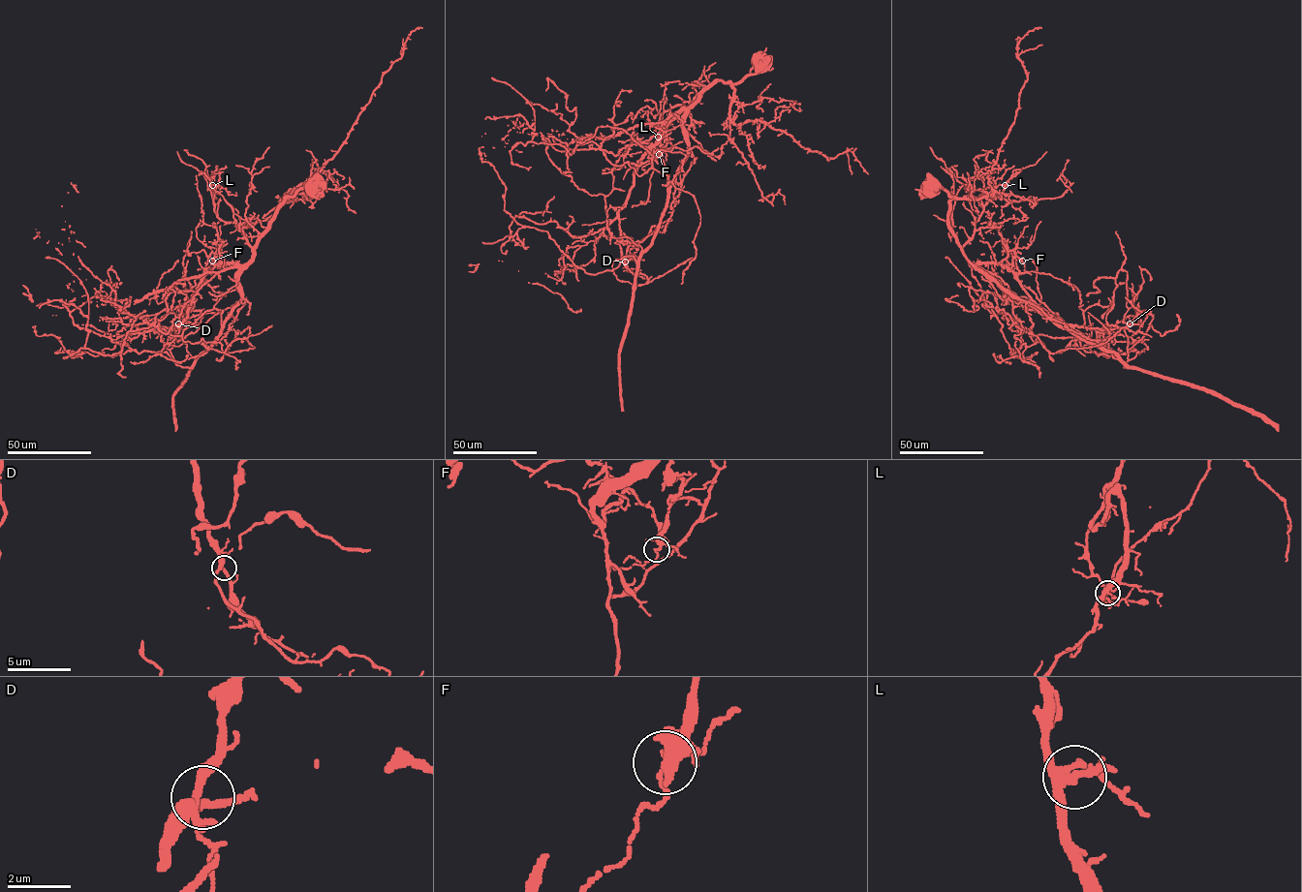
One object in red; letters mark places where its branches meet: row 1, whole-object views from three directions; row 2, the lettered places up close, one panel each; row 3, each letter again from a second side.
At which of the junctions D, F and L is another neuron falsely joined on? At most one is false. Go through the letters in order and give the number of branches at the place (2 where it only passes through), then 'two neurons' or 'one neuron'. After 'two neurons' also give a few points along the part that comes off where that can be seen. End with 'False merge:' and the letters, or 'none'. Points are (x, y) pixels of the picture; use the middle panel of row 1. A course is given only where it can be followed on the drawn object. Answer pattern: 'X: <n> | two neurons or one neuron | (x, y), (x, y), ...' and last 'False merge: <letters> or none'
D: 4 | one neuron
F: 4 | two neurons | (659, 154), (664, 147), (666, 161)
L: 4 | one neuron
False merge: F

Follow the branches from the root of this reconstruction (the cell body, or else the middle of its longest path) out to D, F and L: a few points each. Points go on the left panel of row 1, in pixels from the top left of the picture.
D: (316, 186), (301, 188), (287, 198), (247, 262), (218, 263), (206, 274), (188, 316), (173, 329), (178, 323)
F: (316, 186), (301, 188), (287, 198), (247, 262), (220, 263), (218, 248), (212, 261)
L: (316, 186), (301, 188), (288, 196), (269, 229), (252, 248), (237, 225), (225, 222), (217, 216), (212, 185)

